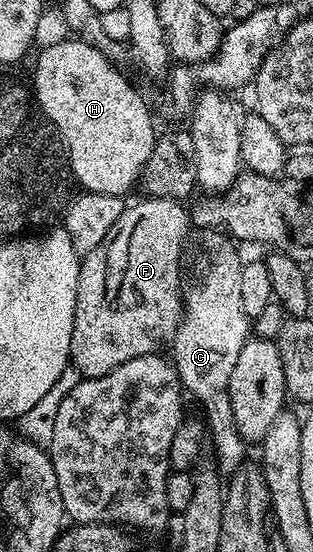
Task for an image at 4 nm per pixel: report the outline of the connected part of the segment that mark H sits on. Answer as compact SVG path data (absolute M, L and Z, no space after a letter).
M70 39L74 41L54 41L47 49L42 49L38 53L38 58L34 61L34 85L32 84L33 99L39 109L55 127L59 129L59 134L63 139L63 143L68 146L74 157L74 172L75 179L83 186L87 193L100 192L104 195L116 195L122 197L126 195L133 185L139 184L142 173L146 169L146 164L150 162L150 156L156 144L156 136L154 137L154 125L150 122L150 109L146 106L146 101L142 98L142 93L106 58L107 54L99 49L97 45L91 45L85 39Z

